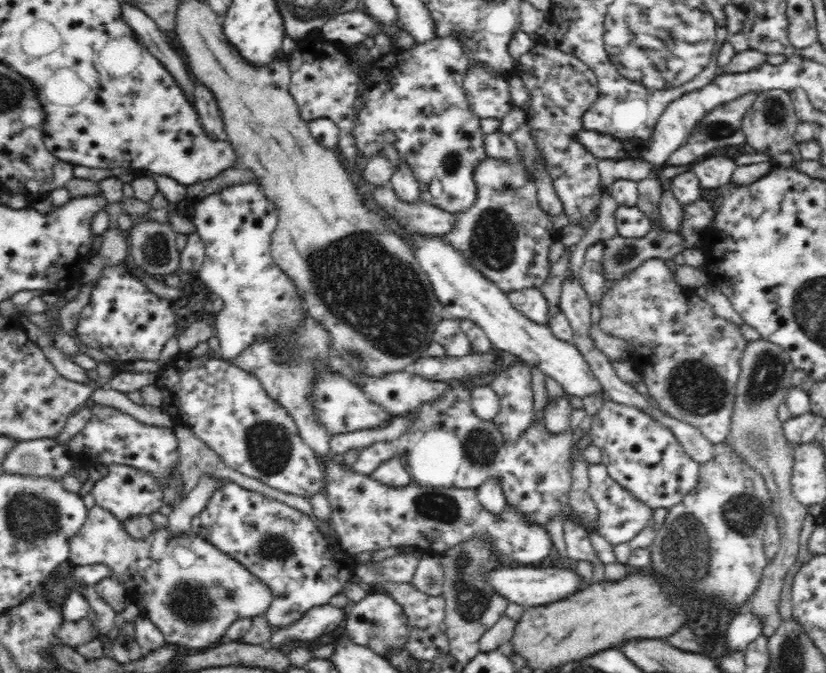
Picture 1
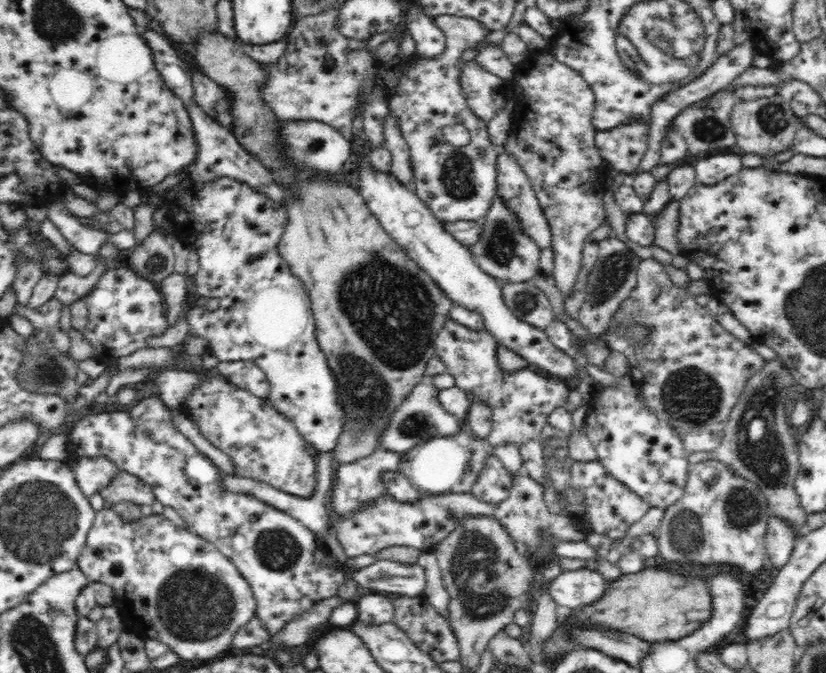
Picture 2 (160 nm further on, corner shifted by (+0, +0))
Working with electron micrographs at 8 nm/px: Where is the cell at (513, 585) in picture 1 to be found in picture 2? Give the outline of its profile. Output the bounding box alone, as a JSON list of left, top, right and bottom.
[547,568,608,610]

